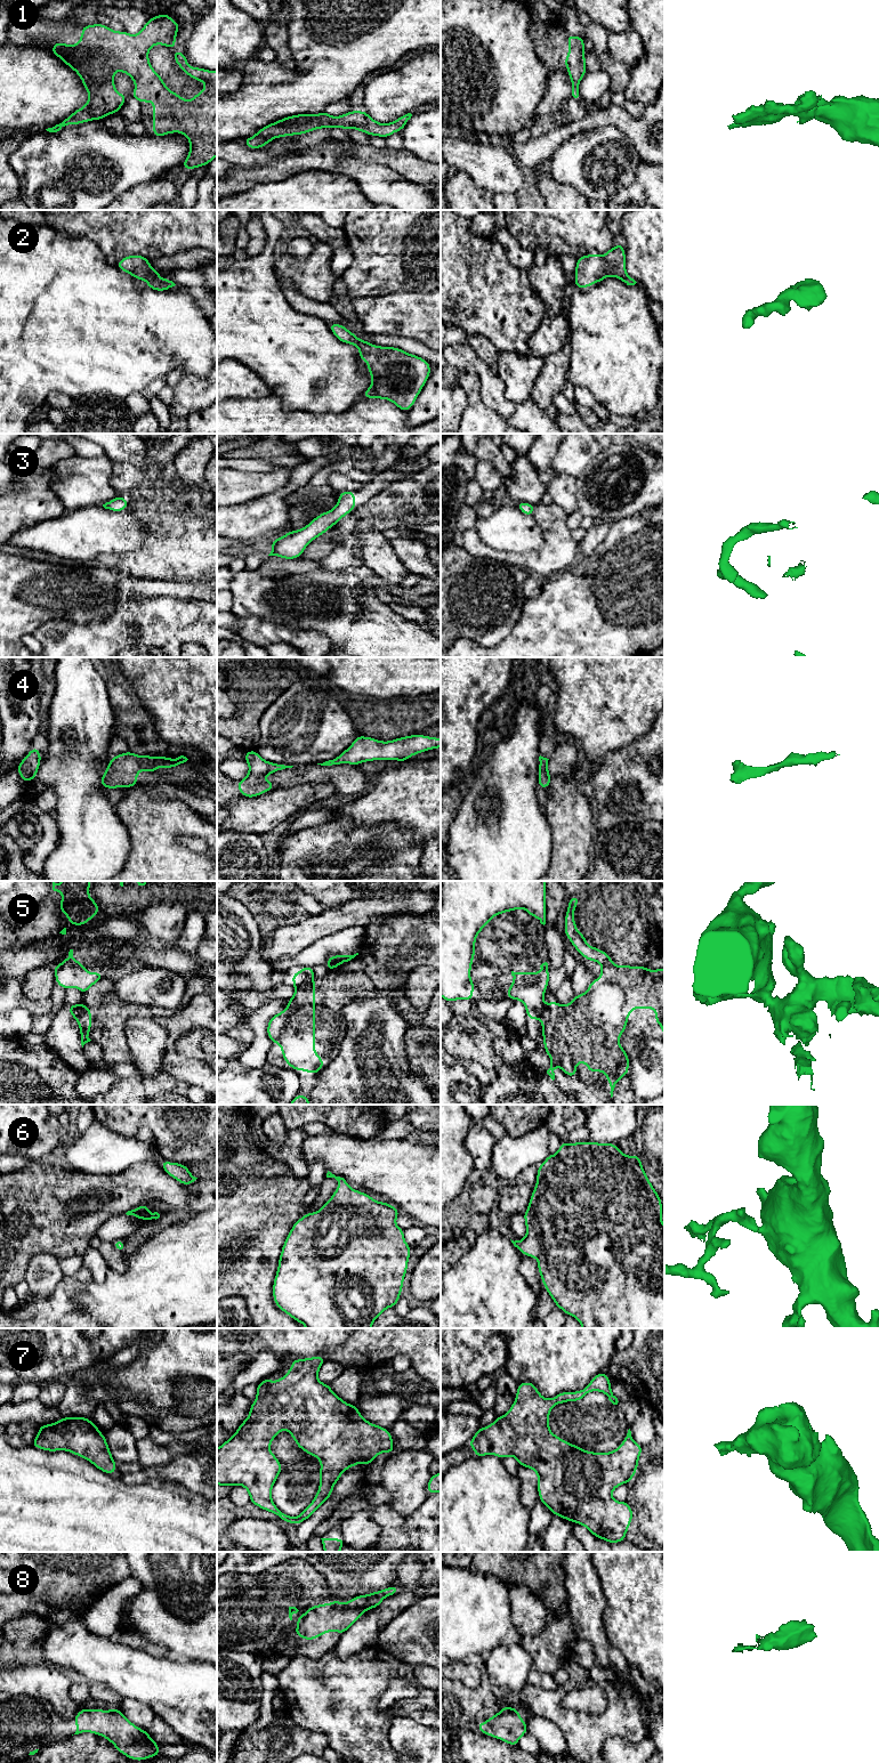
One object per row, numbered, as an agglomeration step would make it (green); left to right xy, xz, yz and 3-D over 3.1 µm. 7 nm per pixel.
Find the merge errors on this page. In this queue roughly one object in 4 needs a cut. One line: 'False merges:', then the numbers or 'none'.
False merges: 5

